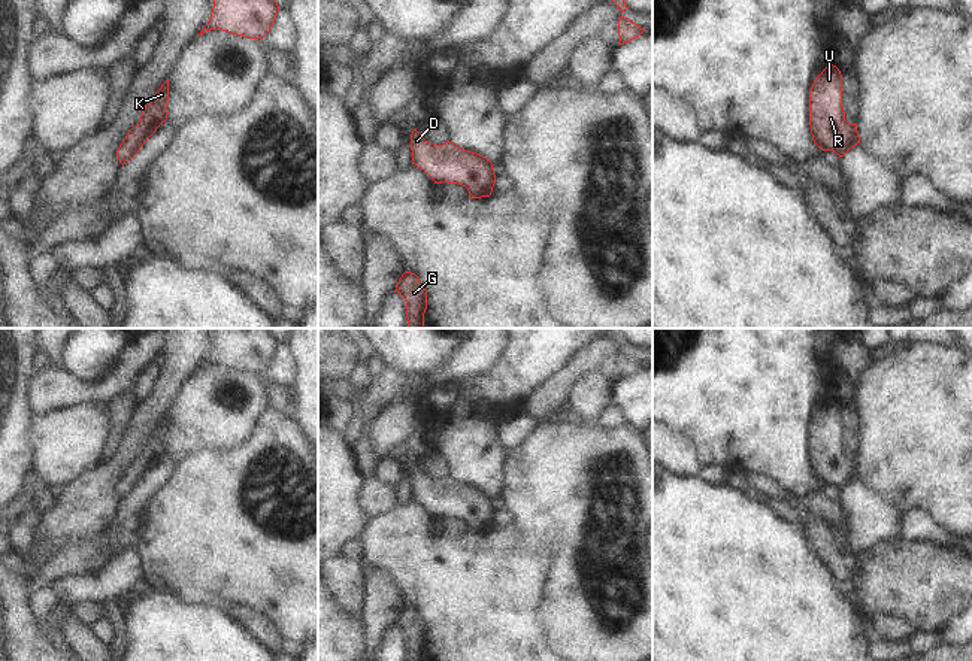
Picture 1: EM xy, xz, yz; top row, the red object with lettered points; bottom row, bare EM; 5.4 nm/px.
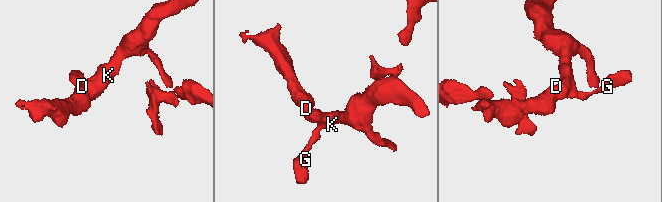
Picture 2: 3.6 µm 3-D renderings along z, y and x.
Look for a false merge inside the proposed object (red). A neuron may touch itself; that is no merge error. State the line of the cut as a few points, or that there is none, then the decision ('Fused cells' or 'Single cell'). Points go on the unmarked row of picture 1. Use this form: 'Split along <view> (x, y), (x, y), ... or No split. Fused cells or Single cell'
No split. Single cell

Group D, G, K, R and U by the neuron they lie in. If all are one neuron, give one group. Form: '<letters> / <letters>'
D G K R U

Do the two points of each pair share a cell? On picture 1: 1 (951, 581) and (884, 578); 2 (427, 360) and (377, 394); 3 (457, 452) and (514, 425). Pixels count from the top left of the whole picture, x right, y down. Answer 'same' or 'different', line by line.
1: same
2: different
3: different

